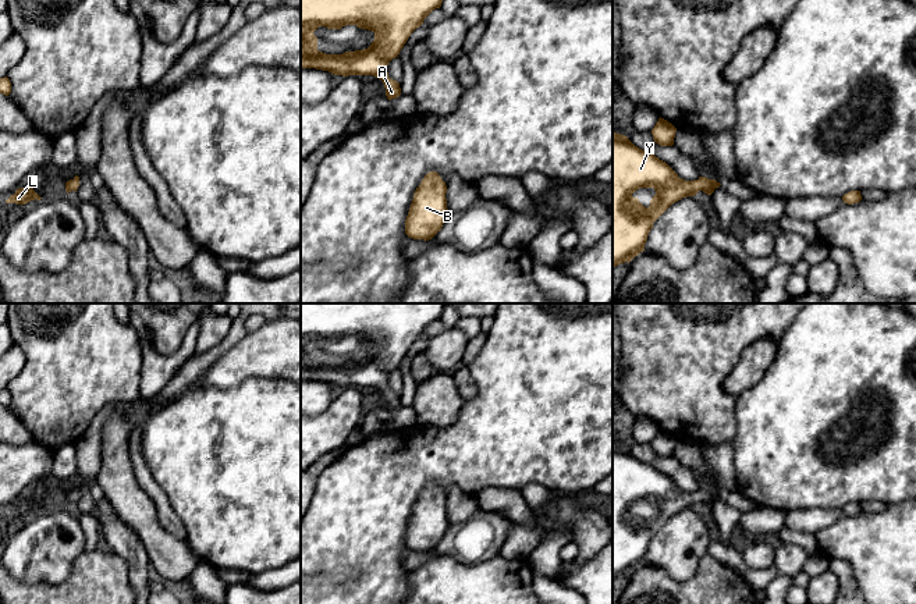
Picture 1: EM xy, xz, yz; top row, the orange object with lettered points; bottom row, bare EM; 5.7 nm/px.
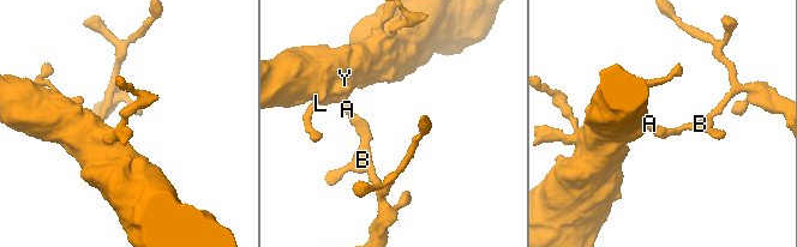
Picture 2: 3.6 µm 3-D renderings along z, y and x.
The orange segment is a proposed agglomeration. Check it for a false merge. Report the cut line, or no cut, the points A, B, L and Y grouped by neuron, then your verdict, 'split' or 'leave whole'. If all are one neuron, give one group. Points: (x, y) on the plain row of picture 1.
no cut; A B L Y; leave whole

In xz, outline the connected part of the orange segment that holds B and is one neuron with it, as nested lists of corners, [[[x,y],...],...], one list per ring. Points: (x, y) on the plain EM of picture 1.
[[[436,483],[425,487],[413,505],[405,532],[405,546],[413,551],[432,551],[443,539],[447,520],[447,497]]]

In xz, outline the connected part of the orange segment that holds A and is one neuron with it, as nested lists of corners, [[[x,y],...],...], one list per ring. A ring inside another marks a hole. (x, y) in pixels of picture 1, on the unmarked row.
[[[301,303],[301,380],[316,380],[334,387],[373,387],[383,392],[388,412],[401,406],[400,395],[388,388],[388,374],[398,369],[411,345],[419,340],[425,330],[441,319],[445,303]],[[345,337],[372,342],[374,352],[368,360],[345,363],[342,366],[326,366],[317,362],[315,342],[319,338],[341,341]]]

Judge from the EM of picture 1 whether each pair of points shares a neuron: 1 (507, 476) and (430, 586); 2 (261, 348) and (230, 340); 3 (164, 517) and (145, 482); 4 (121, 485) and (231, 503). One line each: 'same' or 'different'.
1: different
2: different
3: same
4: different

